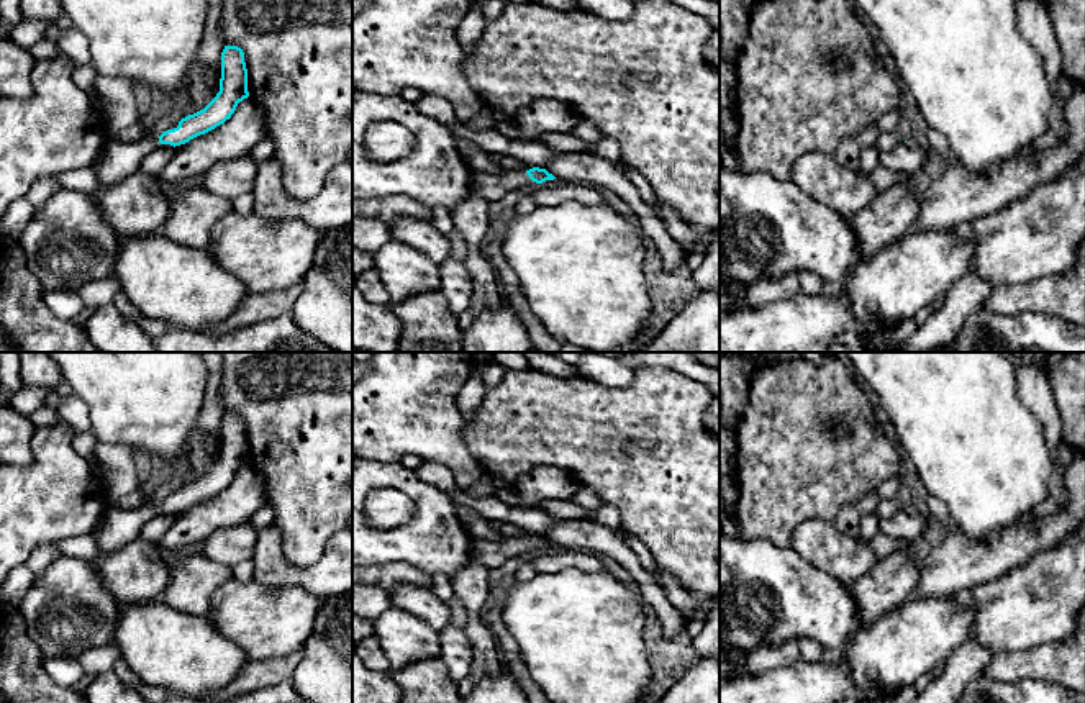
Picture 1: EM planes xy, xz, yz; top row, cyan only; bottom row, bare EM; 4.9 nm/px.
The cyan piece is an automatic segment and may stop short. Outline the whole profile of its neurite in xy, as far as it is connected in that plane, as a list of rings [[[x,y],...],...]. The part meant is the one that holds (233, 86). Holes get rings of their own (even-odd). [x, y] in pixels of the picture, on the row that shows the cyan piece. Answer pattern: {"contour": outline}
{"contour": [[[225,46],[221,52],[220,92],[200,111],[179,121],[174,129],[159,138],[143,138],[134,143],[107,139],[93,170],[102,187],[113,187],[139,170],[143,159],[161,144],[180,146],[205,134],[231,118],[239,102],[249,97],[244,52],[238,46]]]}

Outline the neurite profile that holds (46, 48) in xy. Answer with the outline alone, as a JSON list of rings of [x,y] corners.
[[[48,38],[30,48],[28,52],[34,57],[34,61],[51,59],[61,54],[57,44]]]

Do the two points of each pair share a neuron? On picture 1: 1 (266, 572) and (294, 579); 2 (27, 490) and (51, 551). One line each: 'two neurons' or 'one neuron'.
1: one neuron
2: two neurons

